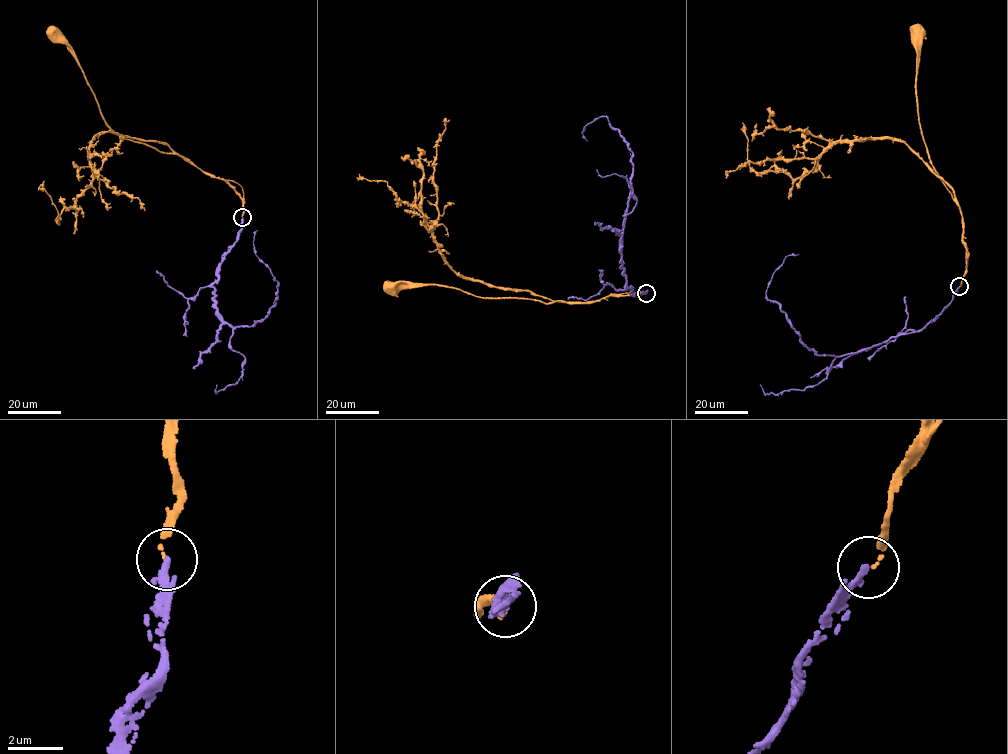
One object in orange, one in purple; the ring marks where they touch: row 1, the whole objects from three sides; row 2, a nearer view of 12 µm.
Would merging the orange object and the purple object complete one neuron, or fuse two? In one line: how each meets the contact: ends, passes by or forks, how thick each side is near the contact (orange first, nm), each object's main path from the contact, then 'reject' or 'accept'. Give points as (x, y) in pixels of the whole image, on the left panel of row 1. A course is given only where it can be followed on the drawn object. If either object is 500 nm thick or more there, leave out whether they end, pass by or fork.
orange ends | purple ends | 100/200 nm | orange via (242, 217), (240, 194), (224, 180), (206, 175), (175, 154), (124, 139), (109, 126), (74, 52), (53, 35) | purple via (242, 217), (211, 286), (214, 306), (234, 328), (265, 317), (277, 296), (278, 282), (256, 255), (257, 230) | accept

